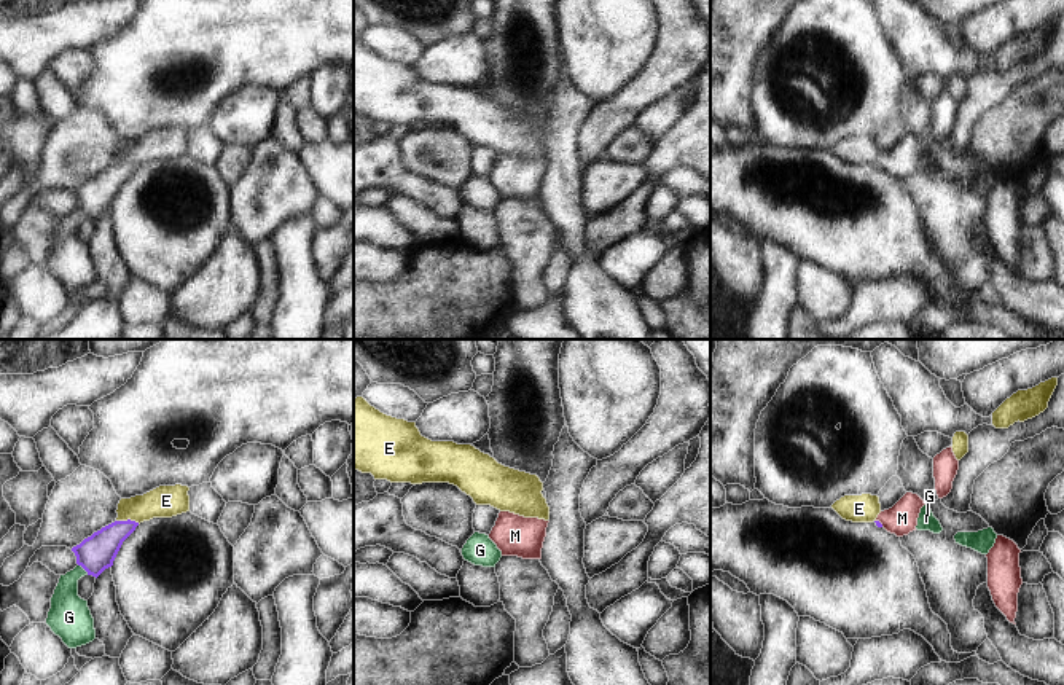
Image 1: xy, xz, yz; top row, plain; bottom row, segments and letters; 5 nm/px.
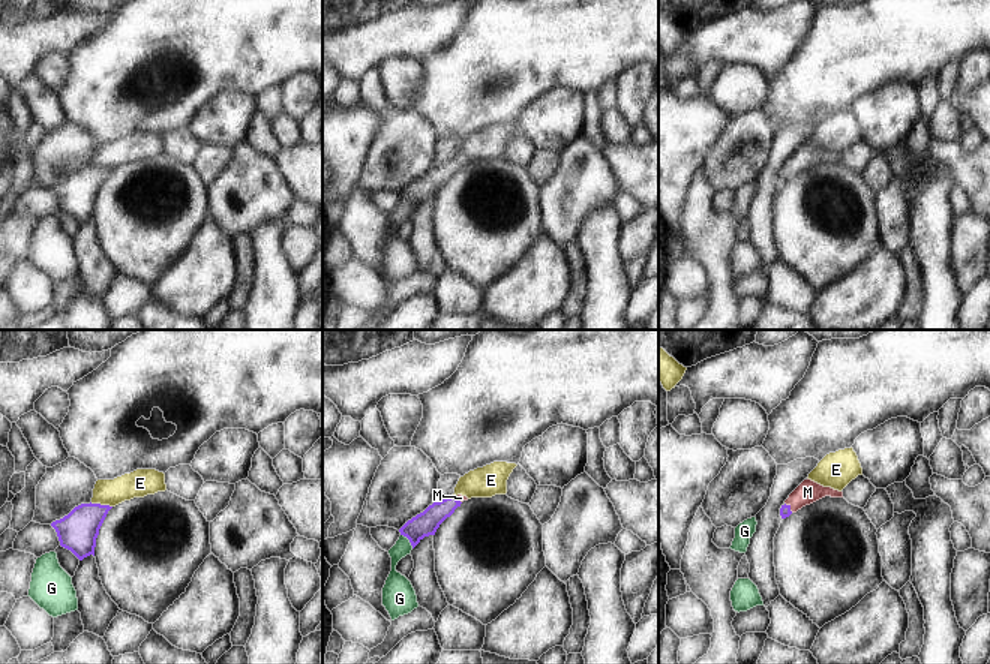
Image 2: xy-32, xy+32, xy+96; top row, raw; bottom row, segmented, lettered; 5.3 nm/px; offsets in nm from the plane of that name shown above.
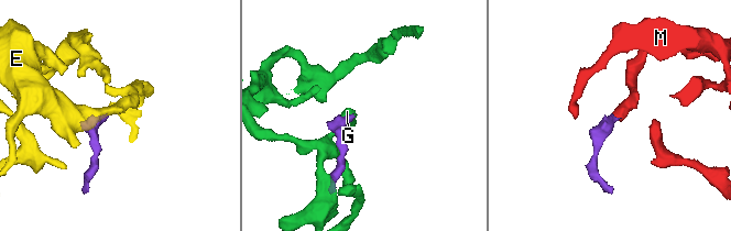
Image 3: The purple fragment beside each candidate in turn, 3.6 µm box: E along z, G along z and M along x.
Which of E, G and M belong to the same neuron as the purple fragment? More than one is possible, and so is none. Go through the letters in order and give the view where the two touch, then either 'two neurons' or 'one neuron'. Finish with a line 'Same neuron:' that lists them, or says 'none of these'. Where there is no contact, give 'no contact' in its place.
E: xy | two neurons
G: xy | two neurons
M: yz | one neuron
Same neuron: M

